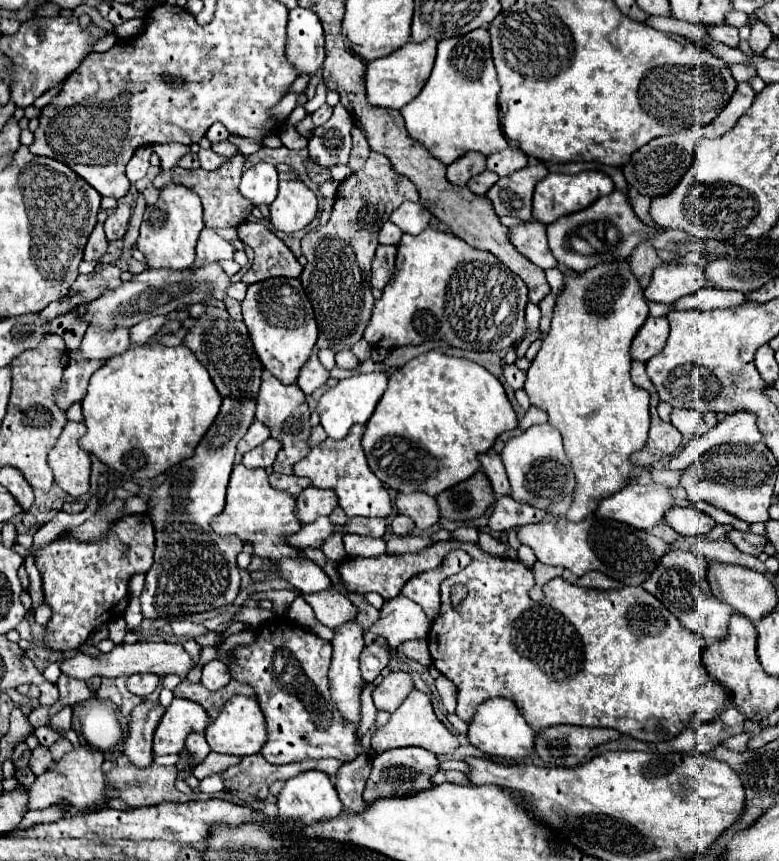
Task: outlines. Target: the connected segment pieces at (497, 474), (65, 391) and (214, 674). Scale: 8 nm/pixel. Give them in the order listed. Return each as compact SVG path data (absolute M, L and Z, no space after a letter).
M493 450L485 452L479 456L479 462L483 464L483 472L487 474L487 478L491 480L491 486L495 490L497 496L509 496L509 480L507 480L507 472L505 472L505 466L501 462L501 456Z
M87 360L87 362L69 362L63 372L61 388L55 390L55 404L67 412L67 408L75 402L81 402L87 392L87 384L91 374L103 364L103 360Z
M211 660L203 666L203 678L201 678L201 684L207 688L207 690L219 690L223 686L227 686L231 680L229 676L229 668L225 662L219 662L219 660Z

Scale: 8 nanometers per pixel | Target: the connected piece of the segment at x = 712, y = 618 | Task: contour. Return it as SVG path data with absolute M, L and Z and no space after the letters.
M687 550L667 552L643 588L651 592L681 622L683 628L699 634L707 644L727 638L729 618L735 610L731 610L731 606L725 602L717 602L717 598L711 594L707 582L707 560L703 556L695 556Z

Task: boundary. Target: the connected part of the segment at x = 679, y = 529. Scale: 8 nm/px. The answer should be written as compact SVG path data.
M673 506L665 514L665 522L681 536L703 536L715 526L711 516L693 506Z

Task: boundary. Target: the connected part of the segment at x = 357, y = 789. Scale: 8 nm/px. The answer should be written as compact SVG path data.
M359 756L355 762L343 764L335 774L335 788L339 792L339 798L345 806L345 812L363 812L367 806L363 802L363 788L371 772L371 758Z

